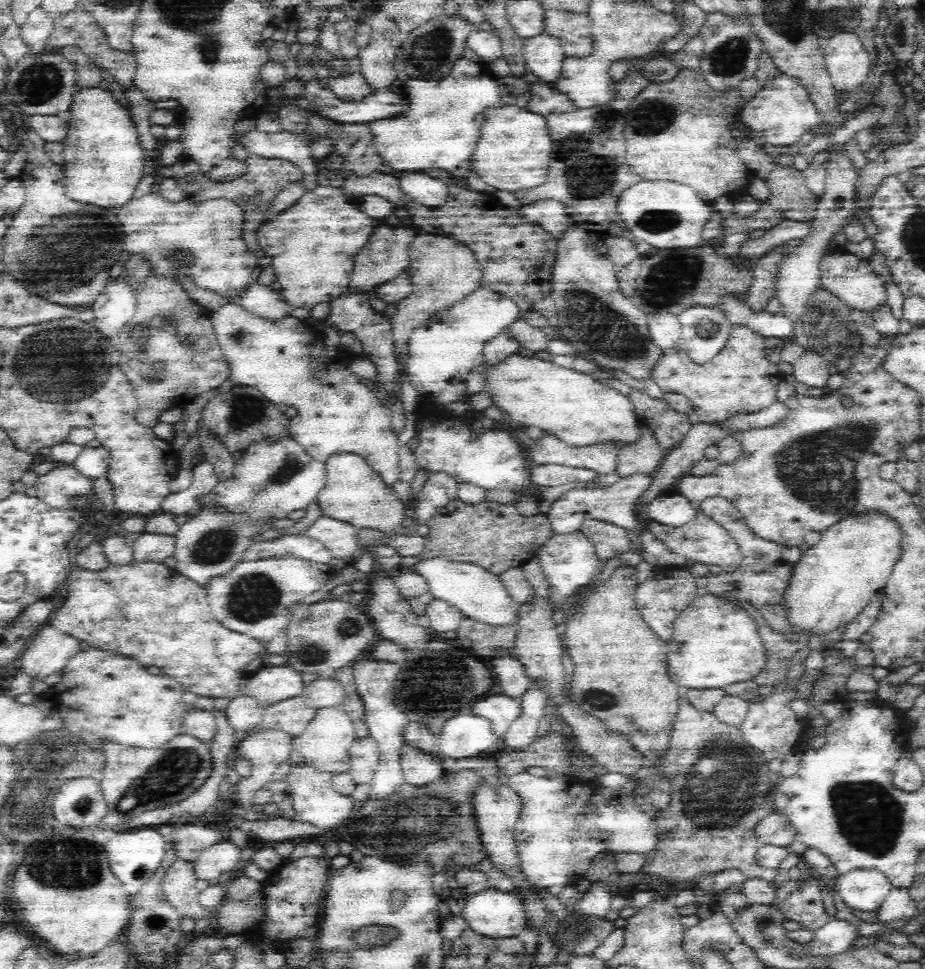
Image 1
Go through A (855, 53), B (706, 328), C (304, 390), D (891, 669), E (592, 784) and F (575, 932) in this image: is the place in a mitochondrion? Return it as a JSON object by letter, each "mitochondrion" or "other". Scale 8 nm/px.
{"A":"other","B":"mitochondrion","C":"other","D":"other","E":"other","F":"mitochondrion"}

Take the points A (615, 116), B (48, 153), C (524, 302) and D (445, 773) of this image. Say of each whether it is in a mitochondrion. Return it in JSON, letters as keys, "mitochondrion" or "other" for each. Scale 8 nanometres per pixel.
{"A":"mitochondrion","B":"other","C":"other","D":"other"}

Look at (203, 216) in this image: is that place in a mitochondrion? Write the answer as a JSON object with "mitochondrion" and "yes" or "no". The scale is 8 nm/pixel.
{"mitochondrion":"no"}

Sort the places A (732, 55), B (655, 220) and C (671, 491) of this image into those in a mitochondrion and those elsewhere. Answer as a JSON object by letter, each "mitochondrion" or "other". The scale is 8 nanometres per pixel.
{"A":"mitochondrion","B":"mitochondrion","C":"other"}

